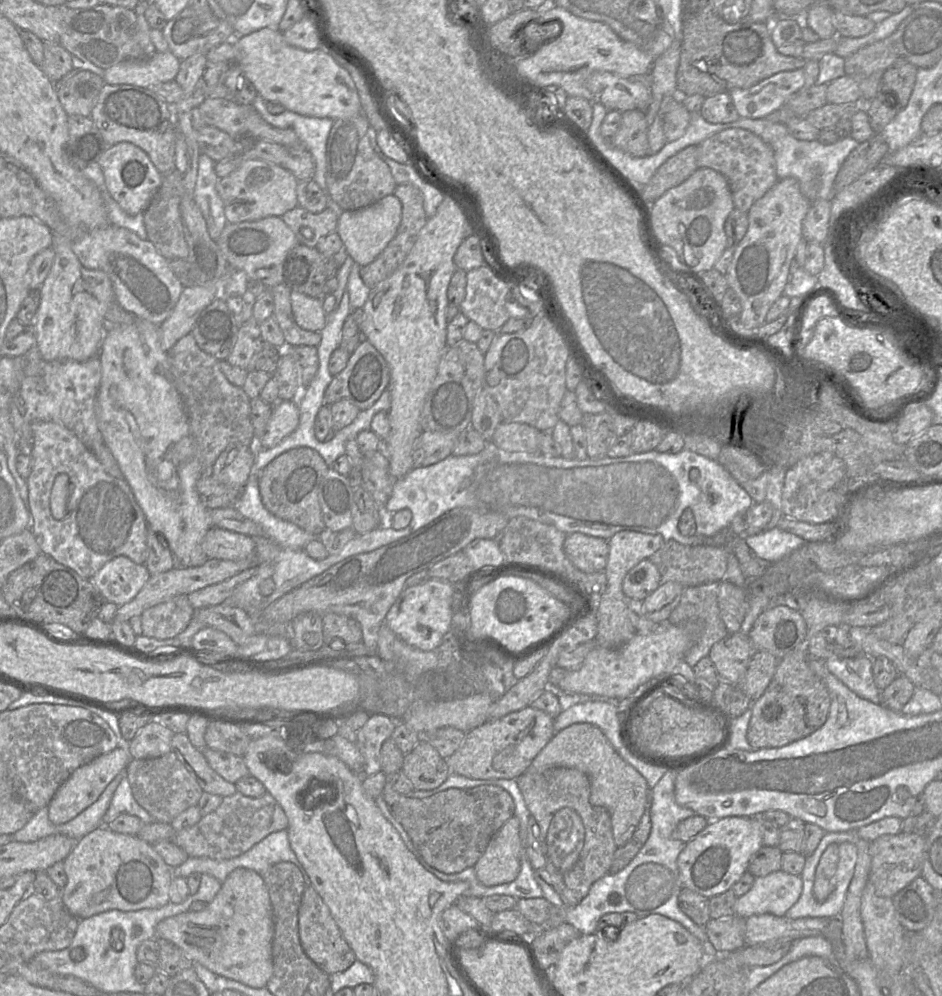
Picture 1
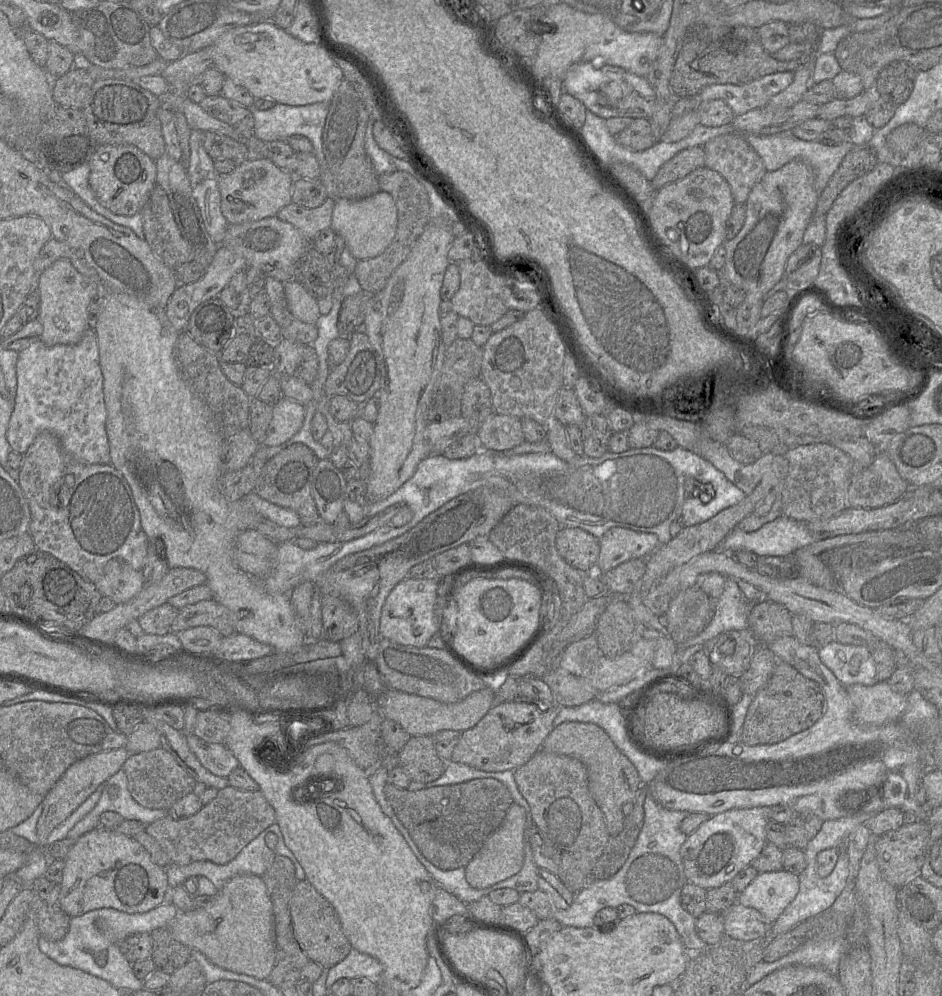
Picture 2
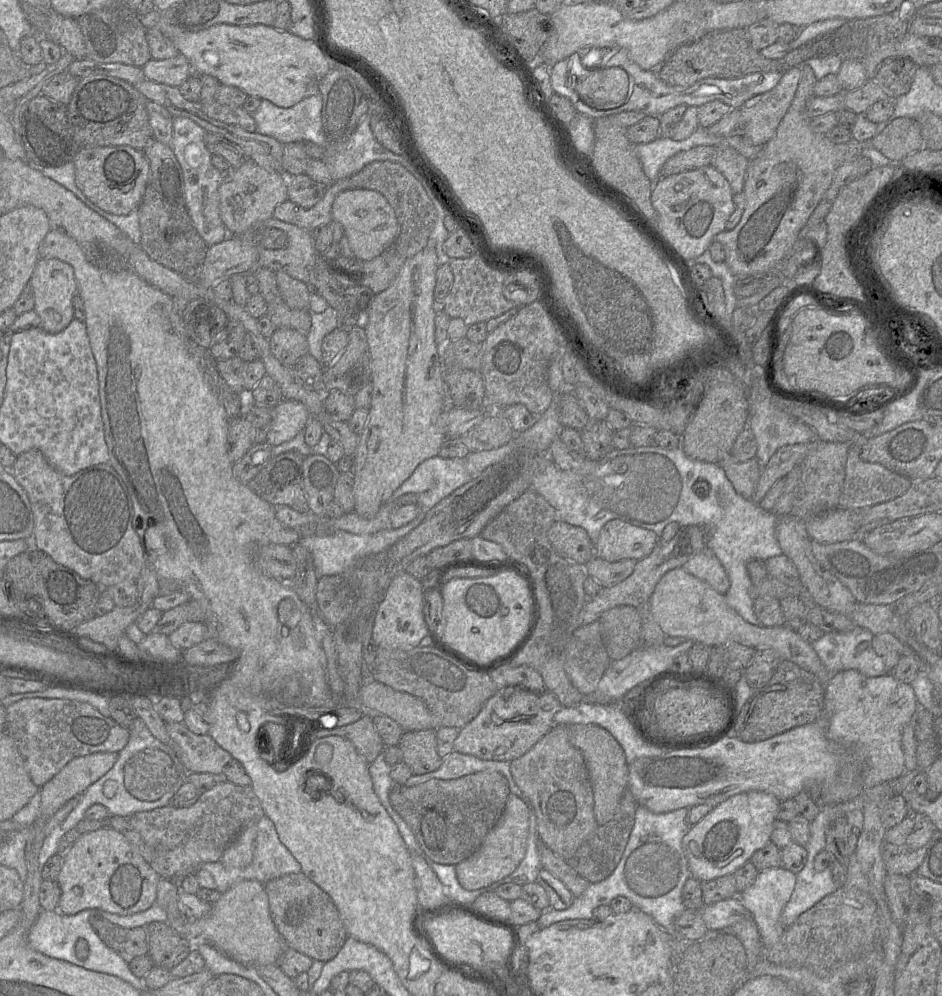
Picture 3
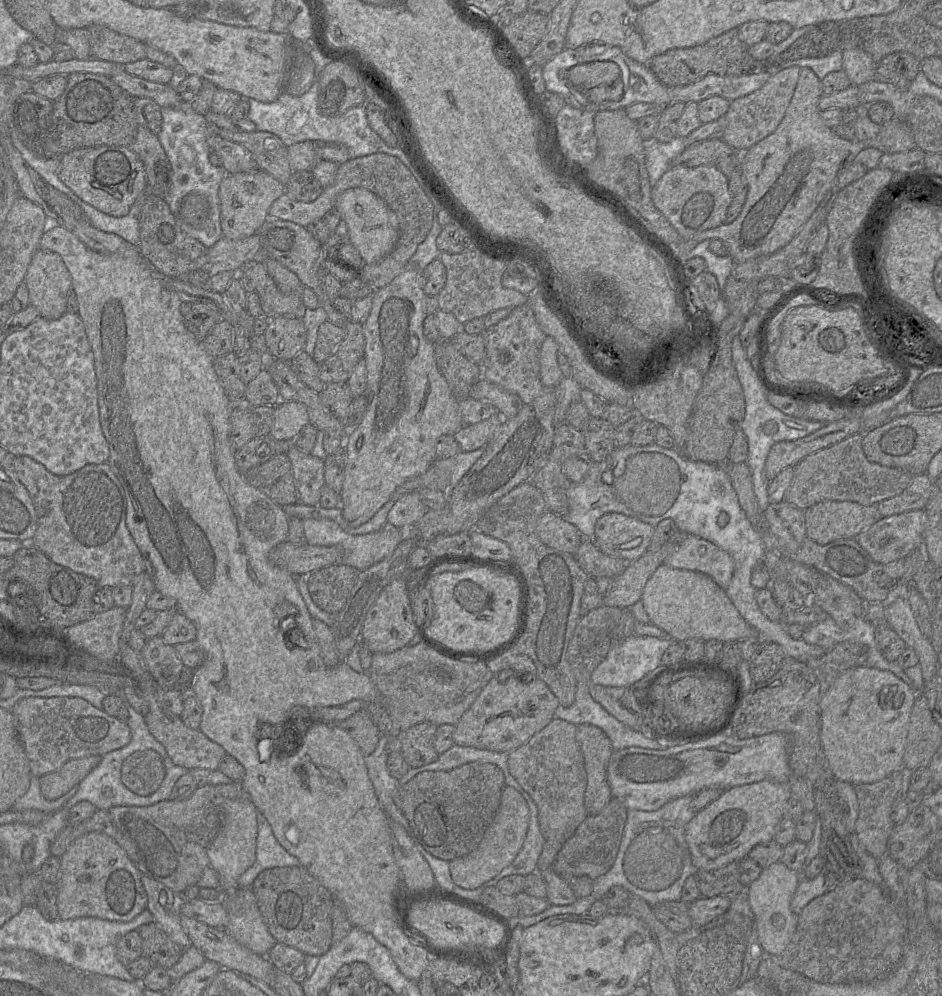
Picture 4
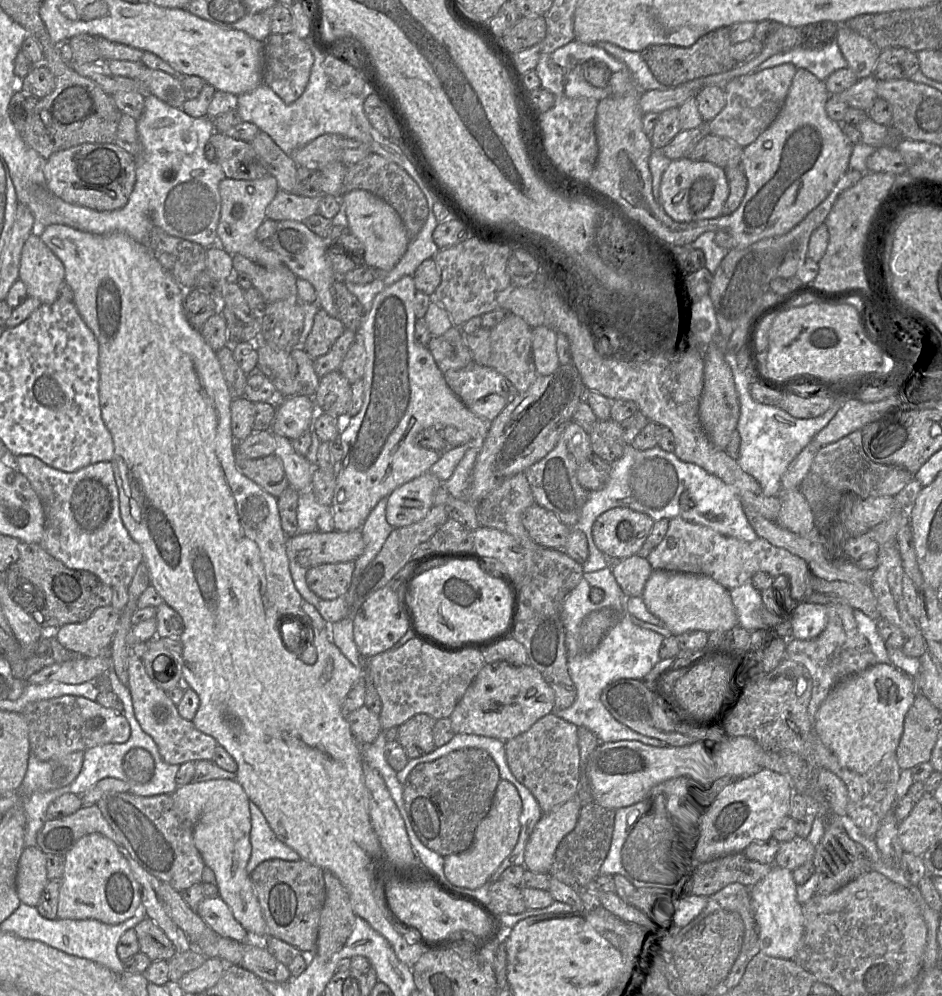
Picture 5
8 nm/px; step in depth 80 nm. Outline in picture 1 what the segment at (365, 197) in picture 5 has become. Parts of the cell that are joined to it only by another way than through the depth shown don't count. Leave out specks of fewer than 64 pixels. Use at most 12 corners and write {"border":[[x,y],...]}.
{"border":[[394,194],[343,211],[336,232],[360,266],[394,238],[402,204]]}

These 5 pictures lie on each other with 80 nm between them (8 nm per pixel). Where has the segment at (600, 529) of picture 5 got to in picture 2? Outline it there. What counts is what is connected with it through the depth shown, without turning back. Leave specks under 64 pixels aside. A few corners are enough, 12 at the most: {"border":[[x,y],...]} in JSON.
{"border":[[622,527],[599,542],[598,575],[660,546],[656,534]]}

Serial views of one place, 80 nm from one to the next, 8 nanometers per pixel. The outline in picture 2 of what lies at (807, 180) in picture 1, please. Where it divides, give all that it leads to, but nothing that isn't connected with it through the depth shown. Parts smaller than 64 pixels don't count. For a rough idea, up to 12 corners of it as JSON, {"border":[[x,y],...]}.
{"border":[[792,131],[740,134],[767,171],[792,160],[813,172],[819,195],[855,148],[801,140]]}

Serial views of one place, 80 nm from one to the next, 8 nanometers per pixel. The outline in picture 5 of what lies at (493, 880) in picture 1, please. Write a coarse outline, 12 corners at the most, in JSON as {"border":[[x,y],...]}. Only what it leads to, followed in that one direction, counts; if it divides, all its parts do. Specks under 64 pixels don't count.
{"border":[[501,779],[471,846],[444,858],[456,887],[484,885],[517,844],[522,800]]}

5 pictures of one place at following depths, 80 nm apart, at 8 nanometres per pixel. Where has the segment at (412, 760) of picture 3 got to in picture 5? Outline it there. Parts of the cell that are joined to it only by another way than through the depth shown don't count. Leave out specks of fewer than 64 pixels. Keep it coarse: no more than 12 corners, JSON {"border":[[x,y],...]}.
{"border":[[420,713],[399,726],[409,759],[436,749],[432,716]]}

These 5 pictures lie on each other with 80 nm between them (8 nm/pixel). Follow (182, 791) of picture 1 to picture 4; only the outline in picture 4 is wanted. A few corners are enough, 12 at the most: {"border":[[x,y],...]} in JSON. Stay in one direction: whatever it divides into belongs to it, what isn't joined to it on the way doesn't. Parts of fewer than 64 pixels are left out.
{"border":[[153,750],[136,751],[121,769],[123,784],[139,796],[161,785],[165,767]]}

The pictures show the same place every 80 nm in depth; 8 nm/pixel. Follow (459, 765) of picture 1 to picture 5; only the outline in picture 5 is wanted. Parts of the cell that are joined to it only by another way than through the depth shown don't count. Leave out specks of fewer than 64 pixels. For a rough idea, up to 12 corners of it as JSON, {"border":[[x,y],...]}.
{"border":[[483,666],[449,719],[506,742],[552,713],[533,666]]}

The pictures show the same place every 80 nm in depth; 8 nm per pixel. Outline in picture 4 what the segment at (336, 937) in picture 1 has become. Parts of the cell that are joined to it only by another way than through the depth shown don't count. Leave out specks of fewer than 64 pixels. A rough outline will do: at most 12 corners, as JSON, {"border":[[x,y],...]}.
{"border":[[299,865],[252,889],[277,942],[320,957],[333,944],[333,897]]}

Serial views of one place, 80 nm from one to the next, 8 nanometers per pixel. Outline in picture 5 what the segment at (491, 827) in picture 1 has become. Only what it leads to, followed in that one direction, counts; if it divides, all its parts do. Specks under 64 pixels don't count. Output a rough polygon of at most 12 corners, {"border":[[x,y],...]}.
{"border":[[478,747],[416,765],[403,785],[418,839],[467,850],[500,780]]}

